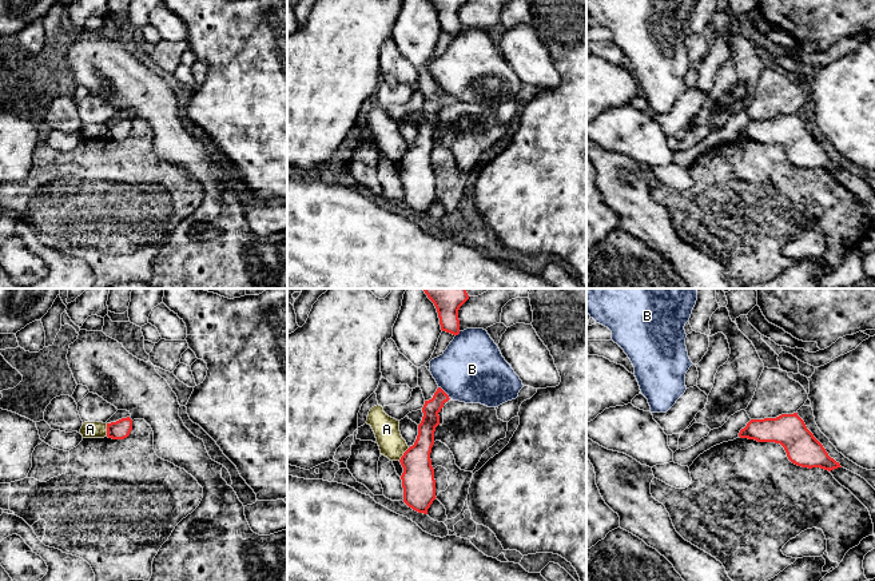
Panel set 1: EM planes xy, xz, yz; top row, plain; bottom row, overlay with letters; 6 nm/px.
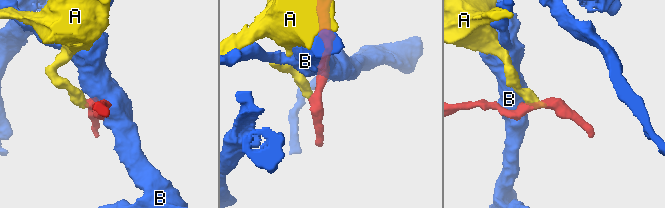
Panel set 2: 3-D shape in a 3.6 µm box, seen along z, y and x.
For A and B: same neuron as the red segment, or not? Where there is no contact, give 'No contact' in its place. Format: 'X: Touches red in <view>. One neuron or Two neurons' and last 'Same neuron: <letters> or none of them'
A: Touches red in xy. Two neurons
B: Touches red in xz. Two neurons
Same neuron: none of them

